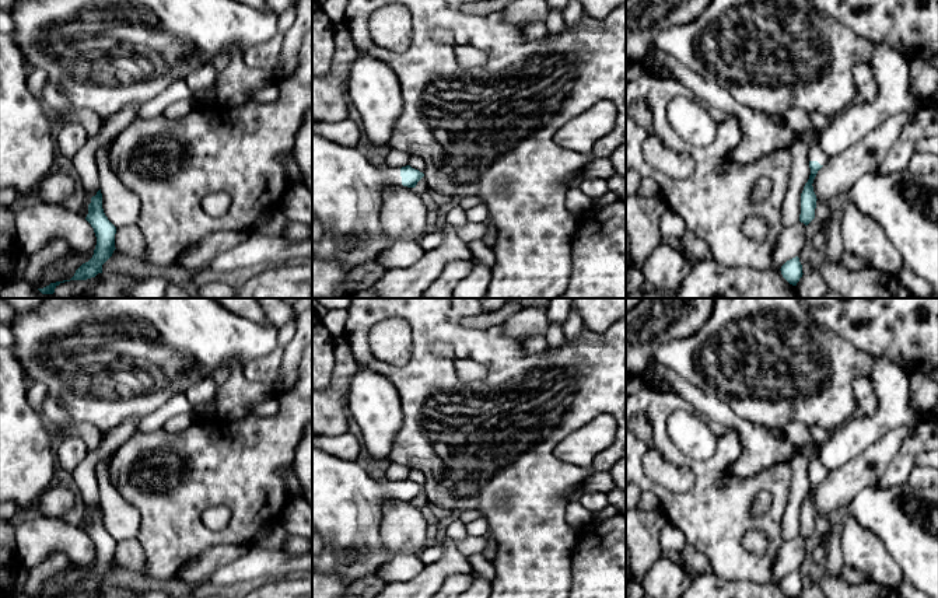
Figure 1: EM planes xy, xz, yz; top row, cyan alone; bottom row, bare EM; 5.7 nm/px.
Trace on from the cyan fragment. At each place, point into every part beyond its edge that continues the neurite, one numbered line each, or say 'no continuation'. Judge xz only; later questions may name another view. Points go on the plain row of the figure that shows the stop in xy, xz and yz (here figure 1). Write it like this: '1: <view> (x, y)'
1: xz (346, 500)

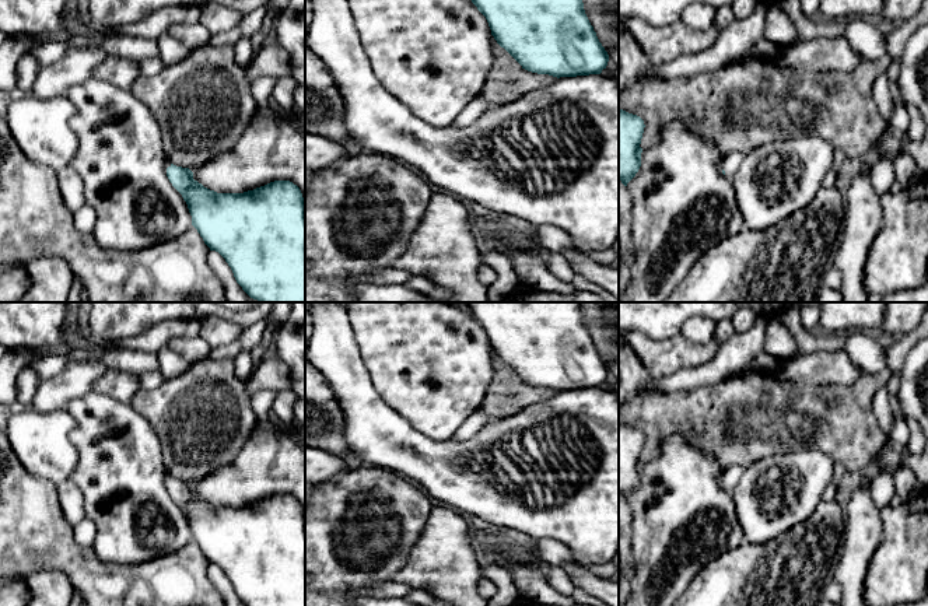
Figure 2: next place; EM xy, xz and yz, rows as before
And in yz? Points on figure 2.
1: yz (731, 476)

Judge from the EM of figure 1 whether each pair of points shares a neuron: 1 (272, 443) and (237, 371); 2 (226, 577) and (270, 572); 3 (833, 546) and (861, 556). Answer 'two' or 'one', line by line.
1: two
2: one
3: two

